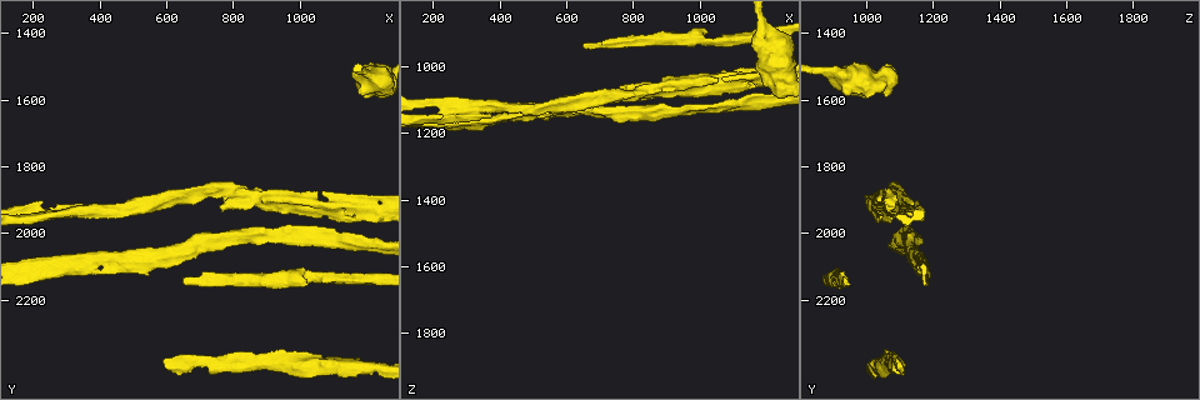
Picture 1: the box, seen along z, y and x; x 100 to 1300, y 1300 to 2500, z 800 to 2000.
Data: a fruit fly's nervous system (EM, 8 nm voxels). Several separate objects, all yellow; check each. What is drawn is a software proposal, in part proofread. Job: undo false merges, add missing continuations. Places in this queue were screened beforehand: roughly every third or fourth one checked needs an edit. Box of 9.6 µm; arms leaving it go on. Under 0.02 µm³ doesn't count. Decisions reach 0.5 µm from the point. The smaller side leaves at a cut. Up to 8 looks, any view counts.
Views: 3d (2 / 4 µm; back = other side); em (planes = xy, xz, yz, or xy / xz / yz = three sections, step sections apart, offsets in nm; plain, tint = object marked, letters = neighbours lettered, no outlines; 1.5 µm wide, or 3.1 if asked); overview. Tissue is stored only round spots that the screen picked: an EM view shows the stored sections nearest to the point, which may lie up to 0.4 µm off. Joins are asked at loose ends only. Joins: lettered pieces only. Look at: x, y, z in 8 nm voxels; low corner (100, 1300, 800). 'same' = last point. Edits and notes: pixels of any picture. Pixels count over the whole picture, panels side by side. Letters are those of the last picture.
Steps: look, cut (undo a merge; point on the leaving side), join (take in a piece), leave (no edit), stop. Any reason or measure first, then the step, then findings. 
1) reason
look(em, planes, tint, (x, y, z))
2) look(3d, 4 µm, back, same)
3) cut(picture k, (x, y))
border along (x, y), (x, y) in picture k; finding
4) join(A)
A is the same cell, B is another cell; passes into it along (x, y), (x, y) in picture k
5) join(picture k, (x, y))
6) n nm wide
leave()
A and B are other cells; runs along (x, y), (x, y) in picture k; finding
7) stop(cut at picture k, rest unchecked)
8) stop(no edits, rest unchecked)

arms run side by side
look(em, planes, letters, (380, 2130, 1170))

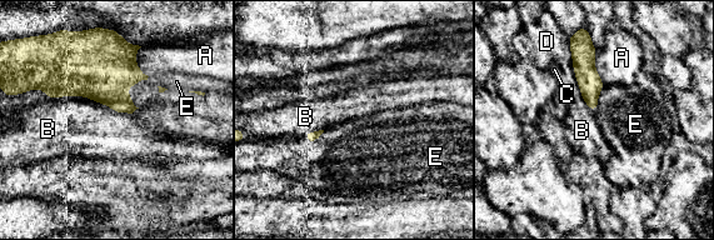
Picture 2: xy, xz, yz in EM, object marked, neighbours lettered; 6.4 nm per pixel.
A touches over 240 nm
leave()
A, B, C, D and E are other cells; border along (605, 85), (594, 111) in picture 2; none of them fits

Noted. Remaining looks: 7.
branch stops here
look(em, xz, step 8, letters, (650, 2140, 940))

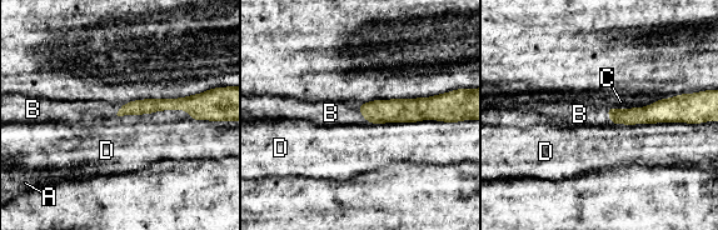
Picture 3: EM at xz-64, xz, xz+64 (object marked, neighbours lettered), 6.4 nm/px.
look(em, planes, letters, same)

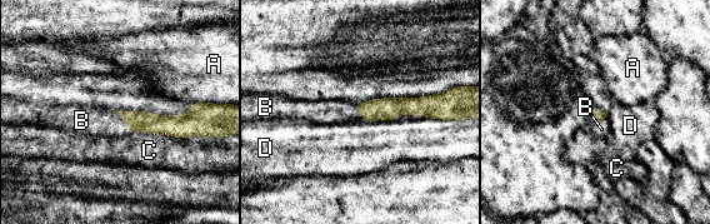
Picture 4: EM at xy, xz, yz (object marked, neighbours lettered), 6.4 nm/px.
join(B)
B is the same cell, A, C and D are other cells; passes into it along (139, 122), (123, 120), (84, 120) in picture 4; it goes on there

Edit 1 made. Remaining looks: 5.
look(overview)

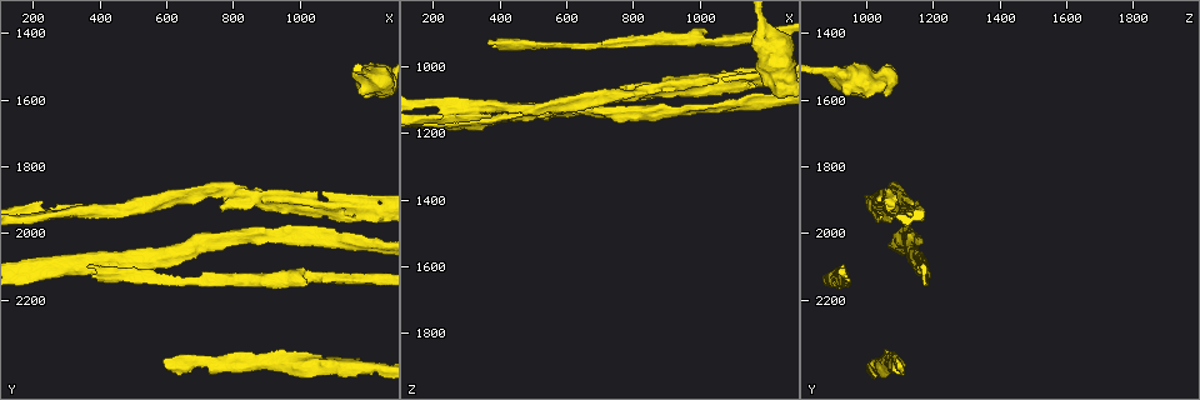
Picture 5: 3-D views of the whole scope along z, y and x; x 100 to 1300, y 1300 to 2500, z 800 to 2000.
end of a long branch
look(3d, 2 µm, back, (360, 2090, 930))

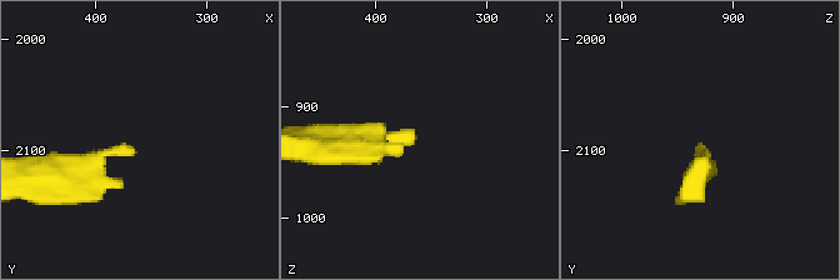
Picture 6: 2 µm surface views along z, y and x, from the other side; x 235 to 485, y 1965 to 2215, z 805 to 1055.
look(em, planes, letters, (368, 2096, 930))

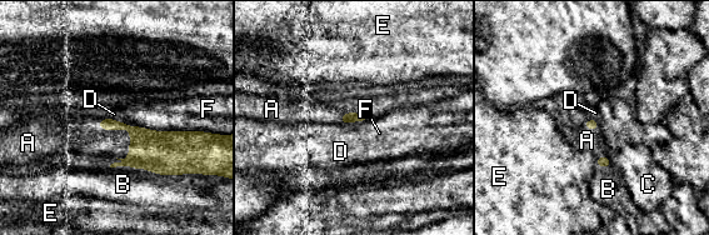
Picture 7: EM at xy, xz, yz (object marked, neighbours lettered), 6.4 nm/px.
join(A)
A is the same cell, B, C, D, E and F are other cells; passes into it along (158, 151), (126, 129), (91, 143) in picture 7; it goes on there

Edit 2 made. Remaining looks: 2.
stop(join at picture 4, join at picture 7, rest unchecked)

